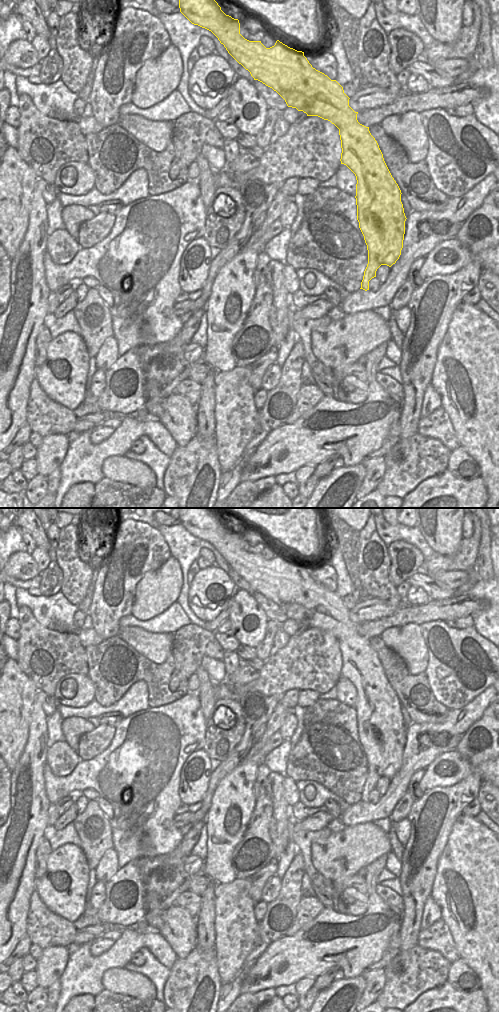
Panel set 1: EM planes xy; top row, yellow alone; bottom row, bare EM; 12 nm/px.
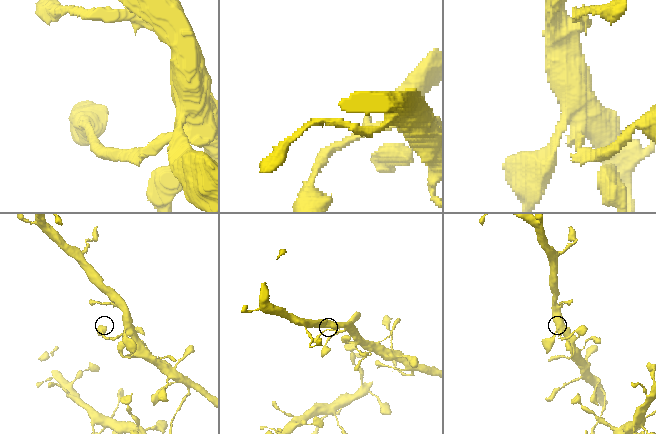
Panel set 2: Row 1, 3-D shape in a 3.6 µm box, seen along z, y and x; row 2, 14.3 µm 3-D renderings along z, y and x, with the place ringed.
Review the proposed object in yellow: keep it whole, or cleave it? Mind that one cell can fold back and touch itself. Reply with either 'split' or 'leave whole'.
leave whole

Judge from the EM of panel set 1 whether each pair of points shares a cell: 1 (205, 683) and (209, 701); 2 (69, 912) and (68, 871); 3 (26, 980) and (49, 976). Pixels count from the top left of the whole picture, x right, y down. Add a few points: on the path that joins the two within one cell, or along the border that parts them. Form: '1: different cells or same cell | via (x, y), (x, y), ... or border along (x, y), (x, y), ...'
1: same cell | via (207, 687), (207, 697)
2: same cell | via (69, 902), (72, 881)
3: different cells | border along (34, 970), (38, 985)

